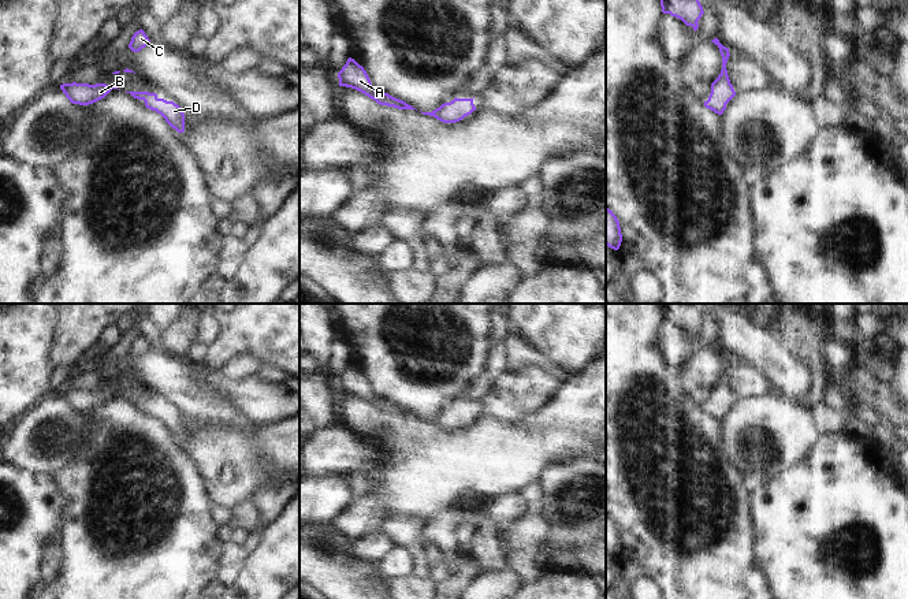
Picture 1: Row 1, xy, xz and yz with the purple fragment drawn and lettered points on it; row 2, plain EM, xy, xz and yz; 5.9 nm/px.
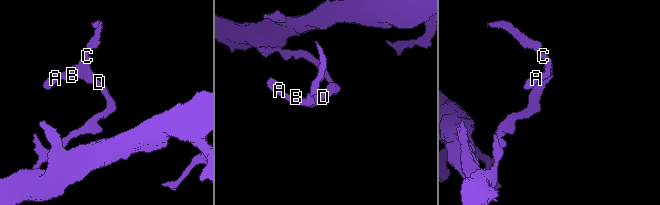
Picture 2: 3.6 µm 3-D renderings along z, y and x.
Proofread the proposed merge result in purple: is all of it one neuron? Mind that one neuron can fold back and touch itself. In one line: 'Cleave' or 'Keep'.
Keep.

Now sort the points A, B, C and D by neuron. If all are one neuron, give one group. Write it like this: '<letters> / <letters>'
A B C D

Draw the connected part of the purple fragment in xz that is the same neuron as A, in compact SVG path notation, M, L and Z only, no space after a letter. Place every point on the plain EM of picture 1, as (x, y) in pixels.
M349 364L346 371L338 379L339 392L346 392L356 395L369 405L375 406L380 412L394 413L398 416L416 416L412 412L406 410L405 408L390 402L388 399L376 397L371 386L364 376L354 365Z

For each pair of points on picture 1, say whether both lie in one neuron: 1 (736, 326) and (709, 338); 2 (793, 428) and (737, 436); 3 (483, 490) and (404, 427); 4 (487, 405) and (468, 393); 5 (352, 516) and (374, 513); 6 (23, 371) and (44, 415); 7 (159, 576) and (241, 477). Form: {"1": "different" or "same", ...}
{"1": "different", "2": "same", "3": "same", "4": "different", "5": "same", "6": "different", "7": "different"}

